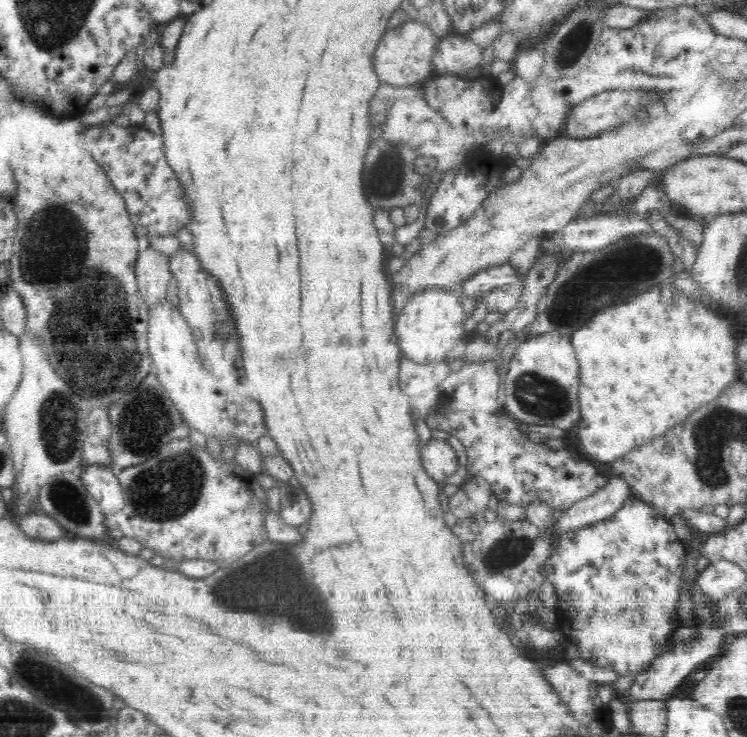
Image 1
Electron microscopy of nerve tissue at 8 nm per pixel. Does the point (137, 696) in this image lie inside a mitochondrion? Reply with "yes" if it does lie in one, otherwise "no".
no

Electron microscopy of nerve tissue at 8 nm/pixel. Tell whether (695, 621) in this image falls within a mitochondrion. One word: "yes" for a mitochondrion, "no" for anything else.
no

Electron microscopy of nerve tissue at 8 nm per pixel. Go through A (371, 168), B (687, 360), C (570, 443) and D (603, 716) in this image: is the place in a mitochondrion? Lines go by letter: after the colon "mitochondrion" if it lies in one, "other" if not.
A: mitochondrion
B: other
C: other
D: other

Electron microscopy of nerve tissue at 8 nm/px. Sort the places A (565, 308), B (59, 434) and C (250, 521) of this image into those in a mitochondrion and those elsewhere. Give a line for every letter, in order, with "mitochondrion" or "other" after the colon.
A: mitochondrion
B: mitochondrion
C: other

